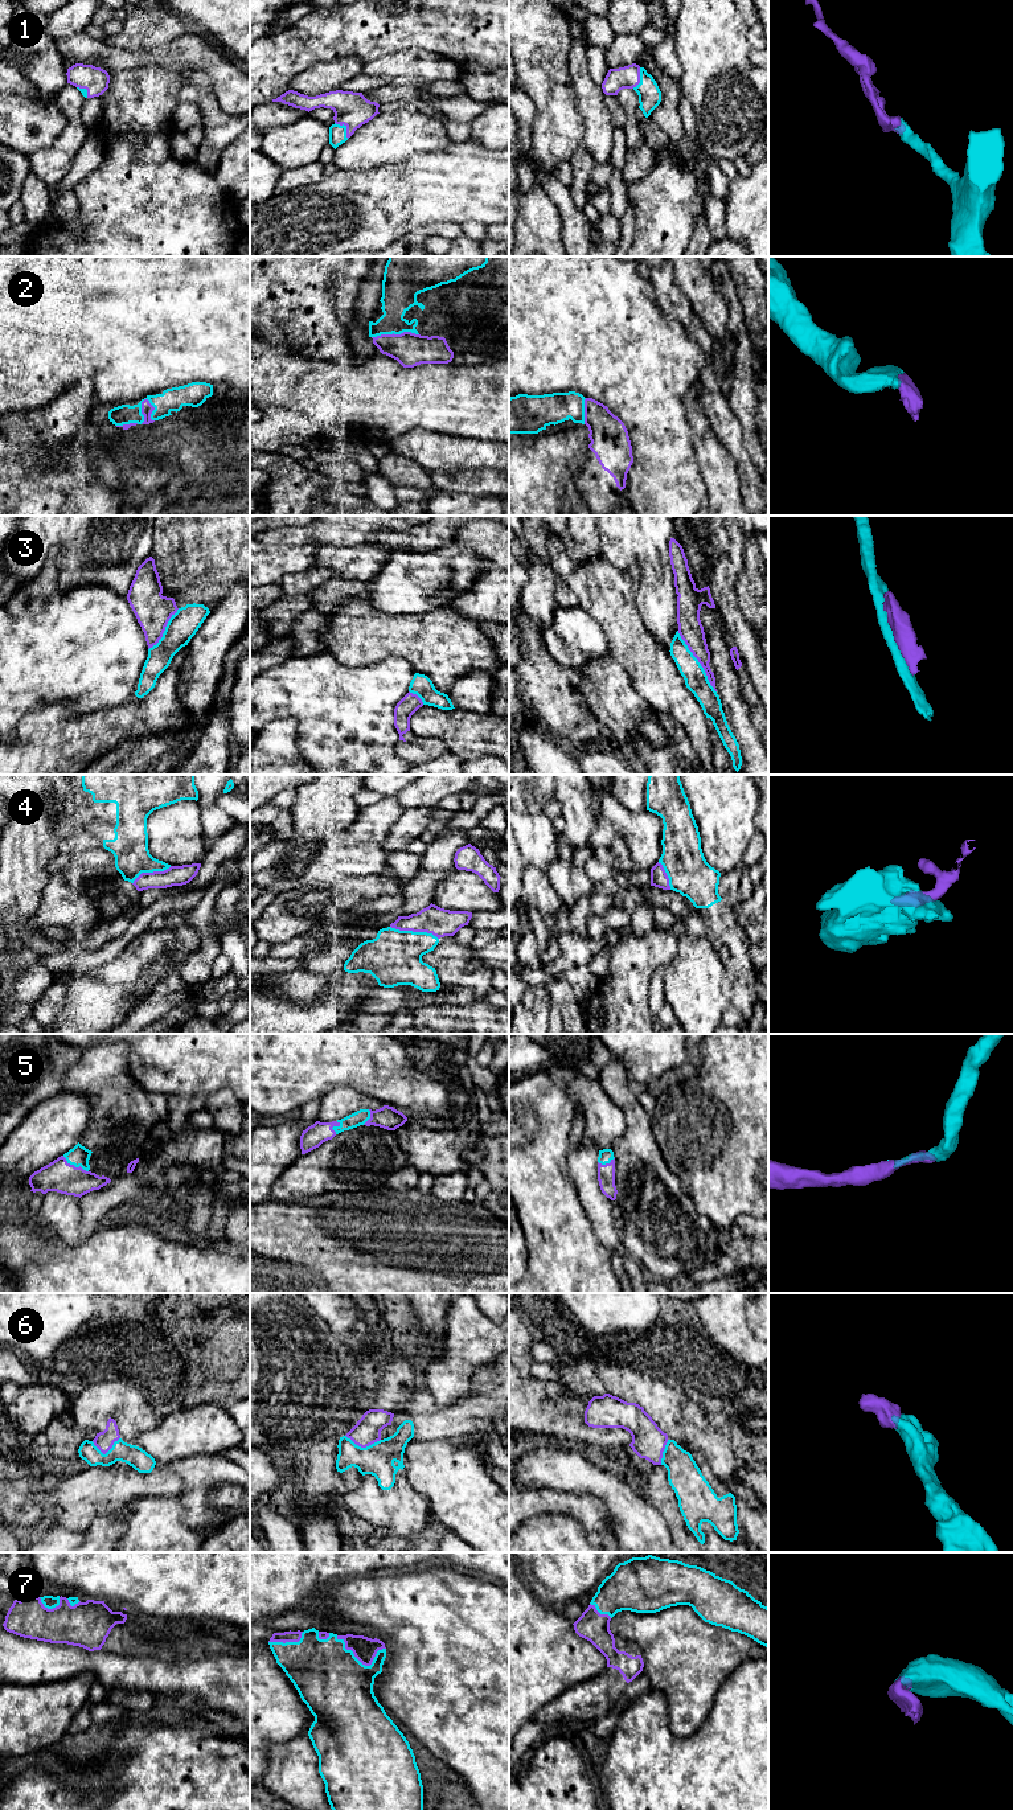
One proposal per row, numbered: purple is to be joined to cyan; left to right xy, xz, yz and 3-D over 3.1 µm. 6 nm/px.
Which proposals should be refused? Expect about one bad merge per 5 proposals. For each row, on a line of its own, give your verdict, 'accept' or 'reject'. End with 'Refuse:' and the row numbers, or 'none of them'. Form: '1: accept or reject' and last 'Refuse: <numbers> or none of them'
1: accept
2: accept
3: reject
4: accept
5: accept
6: accept
7: accept
Refuse: 3

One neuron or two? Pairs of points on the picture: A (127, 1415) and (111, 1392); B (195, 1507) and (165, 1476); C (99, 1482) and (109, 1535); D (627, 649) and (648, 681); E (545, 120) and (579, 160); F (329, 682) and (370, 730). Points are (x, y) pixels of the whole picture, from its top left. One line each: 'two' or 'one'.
A: one
B: two
C: two
D: one
E: two
F: one

